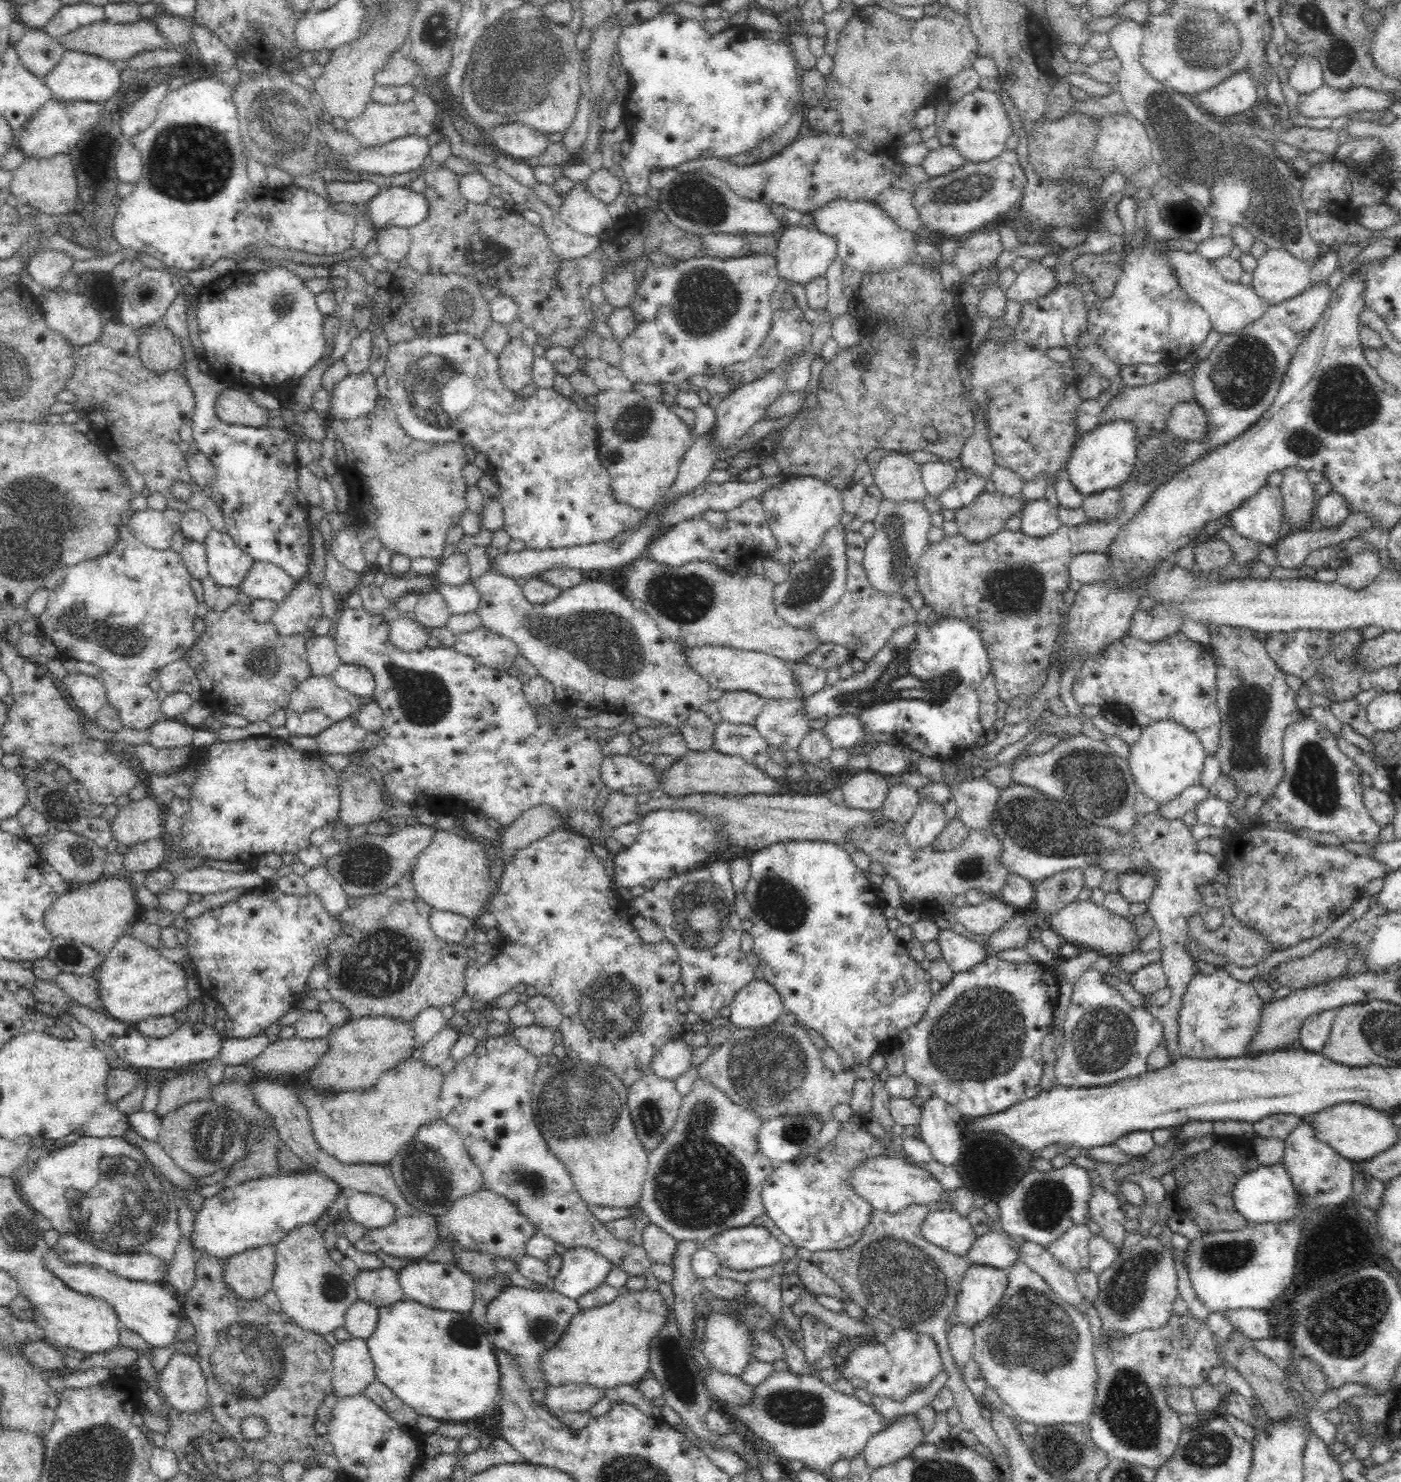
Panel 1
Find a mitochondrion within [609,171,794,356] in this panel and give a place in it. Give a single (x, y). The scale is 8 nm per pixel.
(707, 299)

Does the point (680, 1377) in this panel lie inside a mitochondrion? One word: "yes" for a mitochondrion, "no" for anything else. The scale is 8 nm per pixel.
yes

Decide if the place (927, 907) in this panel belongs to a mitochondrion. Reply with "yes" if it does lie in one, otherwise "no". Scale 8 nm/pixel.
no

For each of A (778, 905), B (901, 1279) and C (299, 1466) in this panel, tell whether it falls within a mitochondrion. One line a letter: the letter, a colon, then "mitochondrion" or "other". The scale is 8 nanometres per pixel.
A: mitochondrion
B: mitochondrion
C: other

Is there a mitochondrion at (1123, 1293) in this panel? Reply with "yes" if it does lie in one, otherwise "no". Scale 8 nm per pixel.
yes

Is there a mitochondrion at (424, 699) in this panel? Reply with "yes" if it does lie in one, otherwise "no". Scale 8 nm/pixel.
yes

